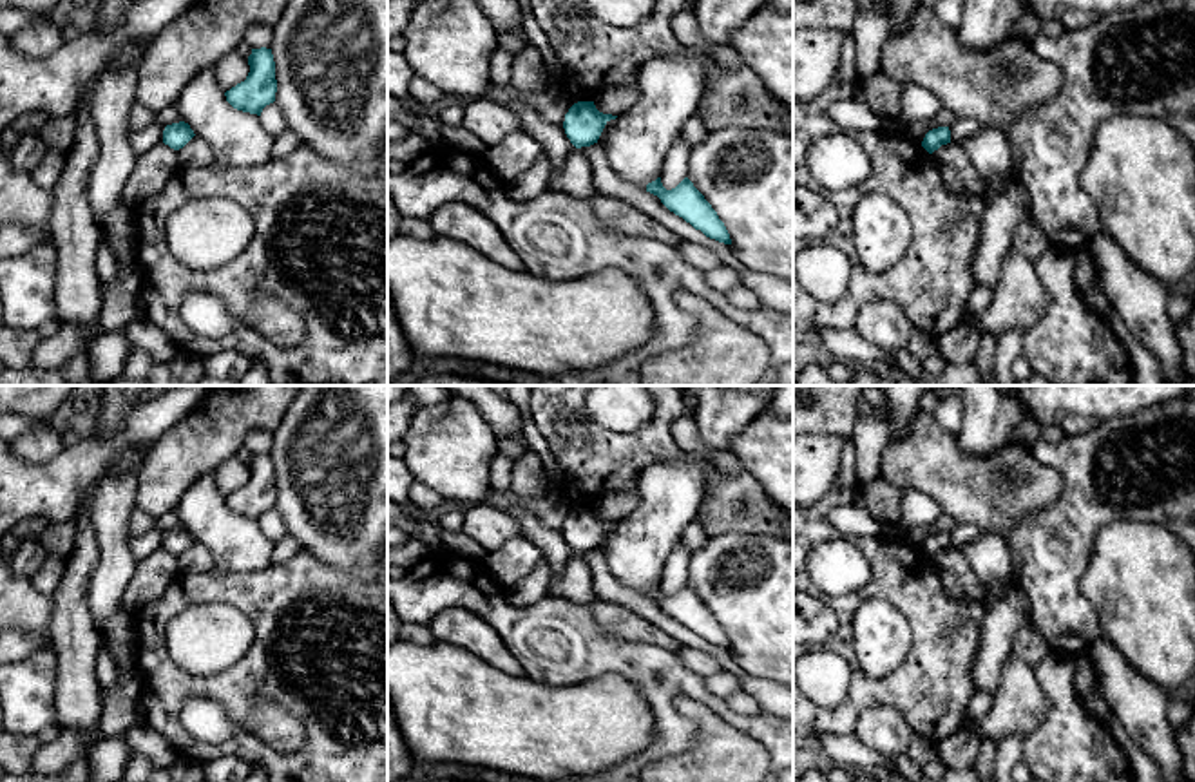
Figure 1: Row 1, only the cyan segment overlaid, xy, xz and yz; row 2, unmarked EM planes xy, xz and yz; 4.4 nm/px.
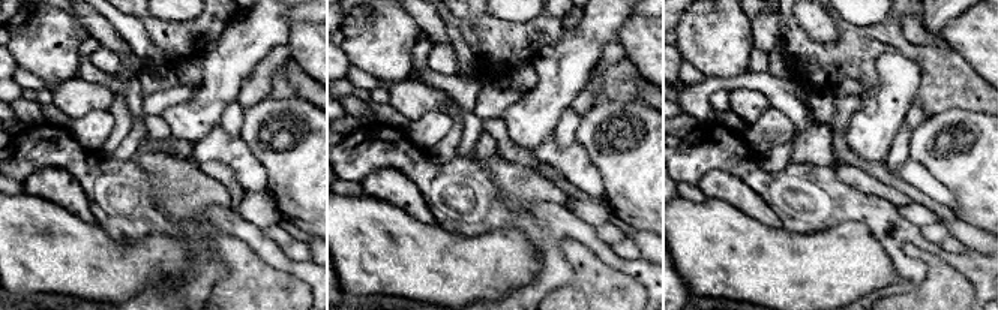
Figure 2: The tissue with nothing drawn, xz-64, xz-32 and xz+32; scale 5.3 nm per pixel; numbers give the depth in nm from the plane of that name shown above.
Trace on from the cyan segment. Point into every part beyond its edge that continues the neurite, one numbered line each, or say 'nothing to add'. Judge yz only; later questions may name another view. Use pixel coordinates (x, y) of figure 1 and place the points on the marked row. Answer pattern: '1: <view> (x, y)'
nothing to add

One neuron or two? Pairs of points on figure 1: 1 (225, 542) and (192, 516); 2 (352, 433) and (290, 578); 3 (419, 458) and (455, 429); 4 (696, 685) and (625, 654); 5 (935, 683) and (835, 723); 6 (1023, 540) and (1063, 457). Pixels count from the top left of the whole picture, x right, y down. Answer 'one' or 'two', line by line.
1: one
2: two
3: one
4: one
5: one
6: one

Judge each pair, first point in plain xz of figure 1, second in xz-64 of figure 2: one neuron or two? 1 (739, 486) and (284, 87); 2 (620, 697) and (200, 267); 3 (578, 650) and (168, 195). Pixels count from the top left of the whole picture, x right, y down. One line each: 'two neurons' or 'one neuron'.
1: one neuron
2: two neurons
3: two neurons

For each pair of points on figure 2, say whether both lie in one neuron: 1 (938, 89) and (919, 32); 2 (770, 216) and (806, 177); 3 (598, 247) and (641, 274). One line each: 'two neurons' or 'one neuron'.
1: two neurons
2: two neurons
3: one neuron

